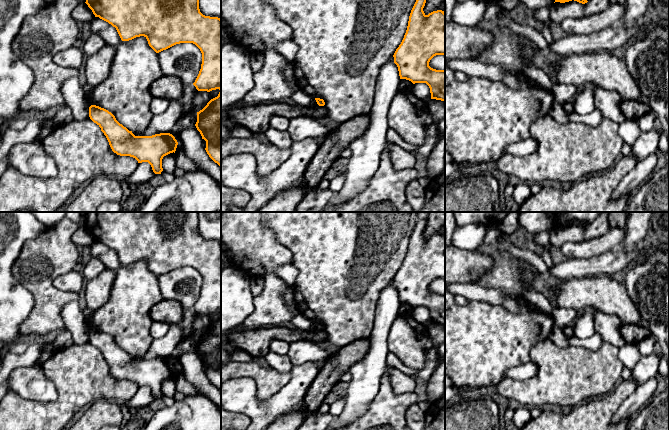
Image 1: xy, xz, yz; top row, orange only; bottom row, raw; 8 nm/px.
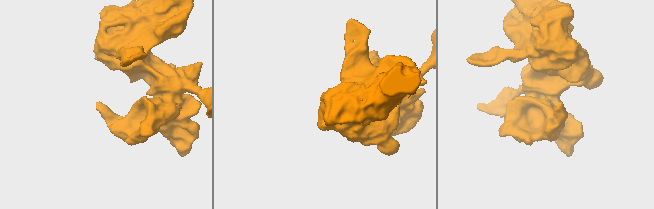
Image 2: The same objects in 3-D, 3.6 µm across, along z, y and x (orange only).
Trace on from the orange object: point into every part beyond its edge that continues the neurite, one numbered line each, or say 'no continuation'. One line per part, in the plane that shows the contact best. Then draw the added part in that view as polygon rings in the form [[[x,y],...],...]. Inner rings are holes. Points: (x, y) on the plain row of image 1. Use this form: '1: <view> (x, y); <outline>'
no continuation

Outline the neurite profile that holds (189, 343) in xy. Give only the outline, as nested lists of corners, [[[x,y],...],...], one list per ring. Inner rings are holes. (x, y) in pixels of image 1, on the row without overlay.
[[[196,336],[187,337],[178,343],[175,350],[170,355],[170,358],[172,358],[178,366],[178,359],[181,356],[181,354],[185,351],[195,349],[196,346],[197,346],[197,337]]]

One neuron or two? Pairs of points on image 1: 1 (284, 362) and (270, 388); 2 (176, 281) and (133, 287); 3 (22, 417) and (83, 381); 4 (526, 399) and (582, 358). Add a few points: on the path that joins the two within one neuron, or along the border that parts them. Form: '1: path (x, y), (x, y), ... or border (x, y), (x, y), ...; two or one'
1: border (271, 367), (280, 372), (290, 373); two
2: border (157, 277), (160, 293), (164, 298); two
3: path (37, 417), (47, 417), (68, 396); one
4: path (540, 391), (559, 381), (568, 372); one

